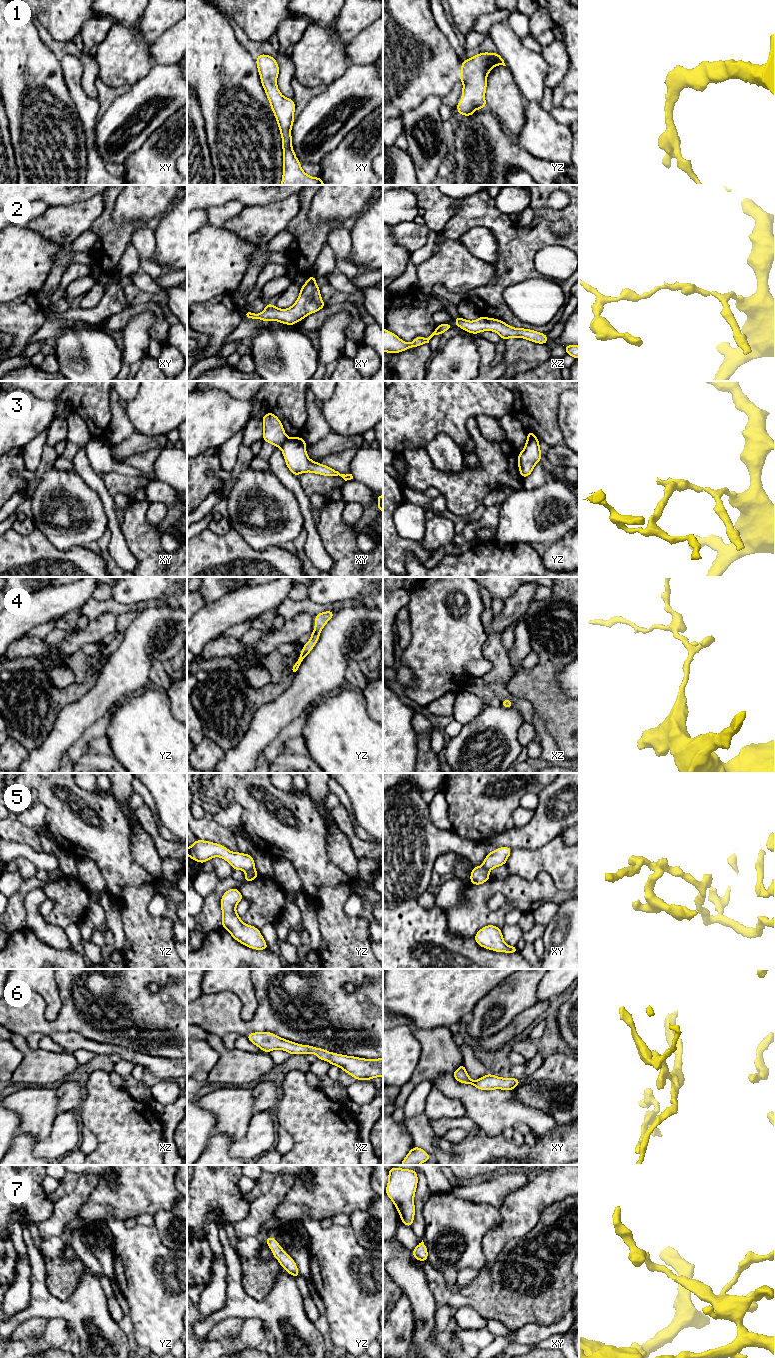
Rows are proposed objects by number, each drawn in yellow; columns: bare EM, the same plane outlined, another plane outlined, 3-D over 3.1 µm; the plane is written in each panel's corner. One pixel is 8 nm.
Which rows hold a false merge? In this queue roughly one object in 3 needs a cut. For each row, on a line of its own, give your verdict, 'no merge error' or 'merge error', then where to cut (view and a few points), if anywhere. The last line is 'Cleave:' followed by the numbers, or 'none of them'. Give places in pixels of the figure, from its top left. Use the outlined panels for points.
1: no merge error | no cut
2: no merge error | no cut
3: merge error | yz (527, 438), (535, 438), (537, 440)
4: no merge error | no cut
5: merge error | yz (254, 867), (246, 872)
6: no merge error | no cut
7: no merge error | no cut
Cleave: 3, 5

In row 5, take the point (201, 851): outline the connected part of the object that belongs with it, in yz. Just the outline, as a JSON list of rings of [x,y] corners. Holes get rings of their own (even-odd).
[[[198,840],[187,848],[187,856],[191,859],[205,863],[213,857],[226,860],[234,870],[249,871],[255,868],[254,858],[250,854],[234,853],[225,846],[210,841]]]

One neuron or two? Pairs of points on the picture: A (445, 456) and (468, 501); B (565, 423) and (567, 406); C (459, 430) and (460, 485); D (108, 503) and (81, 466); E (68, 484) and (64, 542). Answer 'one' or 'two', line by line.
A: two
B: one
C: two
D: one
E: one

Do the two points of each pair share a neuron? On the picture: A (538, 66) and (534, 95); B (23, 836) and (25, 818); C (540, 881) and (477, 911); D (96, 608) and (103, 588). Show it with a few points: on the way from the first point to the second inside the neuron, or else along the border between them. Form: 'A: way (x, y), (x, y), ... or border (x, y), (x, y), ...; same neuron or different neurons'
A: way (534, 73), (534, 88); same neuron
B: border (16, 819), (38, 833); different neurons
C: way (524, 894), (519, 894), (498, 915), (493, 915); same neuron
D: border (92, 596), (97, 600), (111, 599); different neurons

